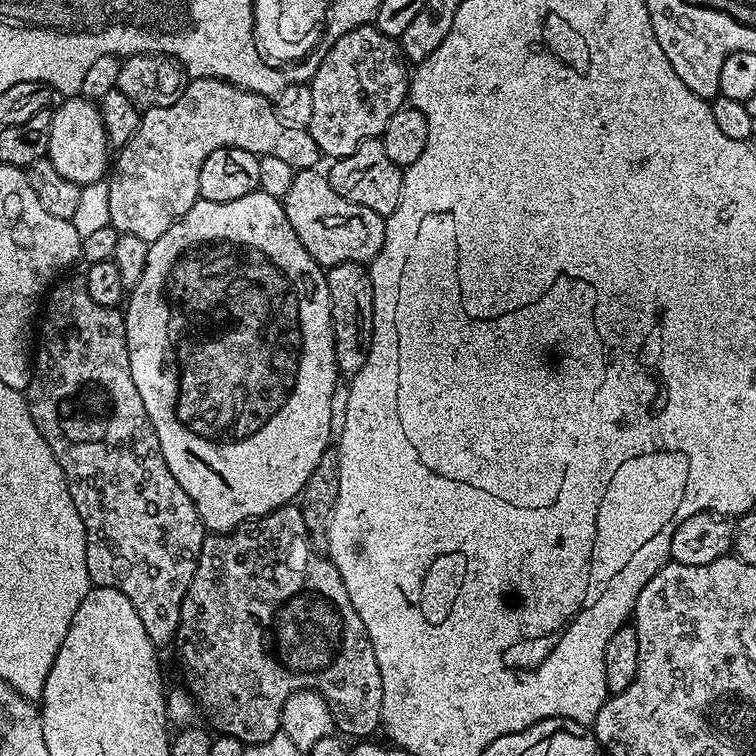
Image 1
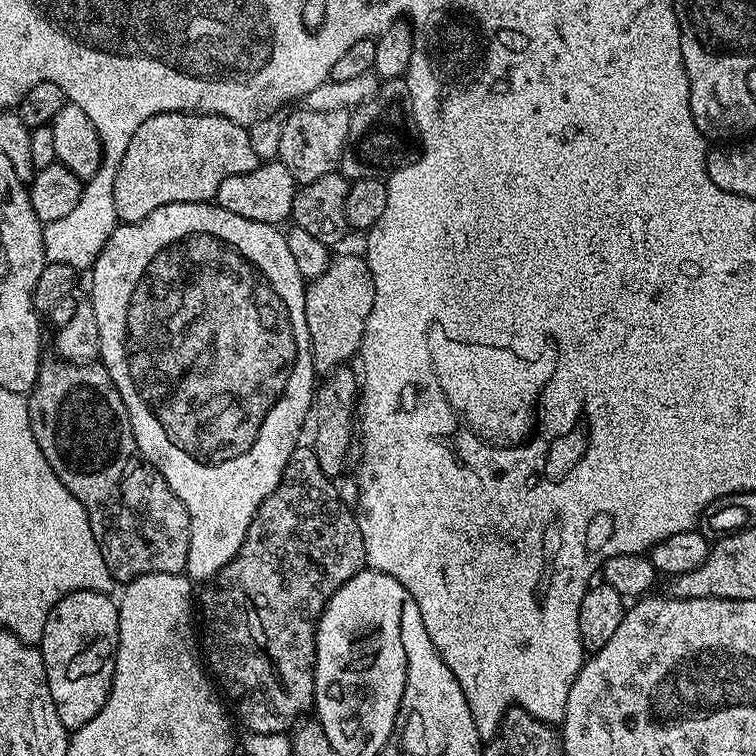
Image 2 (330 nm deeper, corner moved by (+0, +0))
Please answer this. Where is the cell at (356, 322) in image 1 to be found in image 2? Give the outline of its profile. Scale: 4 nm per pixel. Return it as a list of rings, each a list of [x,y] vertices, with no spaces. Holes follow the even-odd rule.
[[[341,366],[327,373],[317,383],[312,397],[311,419],[316,419],[312,428],[310,446],[318,454],[318,466],[333,478],[348,464],[350,442],[354,439],[354,425],[358,420],[358,397],[362,387],[355,367]]]

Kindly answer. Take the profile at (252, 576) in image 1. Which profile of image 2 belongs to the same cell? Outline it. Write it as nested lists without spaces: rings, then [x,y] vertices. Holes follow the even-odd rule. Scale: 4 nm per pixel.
[[[298,446],[294,454],[290,454],[290,462],[286,462],[286,470],[278,482],[278,486],[264,499],[262,506],[254,514],[250,526],[246,530],[246,538],[242,546],[234,554],[231,562],[203,585],[204,593],[198,596],[198,612],[204,615],[204,632],[202,628],[202,652],[206,657],[207,667],[222,693],[223,699],[230,705],[235,719],[245,724],[247,731],[258,734],[271,732],[287,733],[293,724],[303,715],[304,711],[313,707],[316,695],[314,694],[314,674],[316,673],[316,624],[320,620],[324,608],[330,598],[354,574],[358,574],[366,564],[366,546],[362,542],[362,530],[356,521],[356,512],[344,505],[340,492],[335,488],[333,477],[326,475],[318,466],[318,454],[314,454],[311,446]]]

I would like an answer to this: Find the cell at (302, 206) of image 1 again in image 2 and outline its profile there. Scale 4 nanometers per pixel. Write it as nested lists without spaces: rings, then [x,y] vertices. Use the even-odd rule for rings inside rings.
[[[336,256],[328,261],[328,268],[316,280],[307,281],[304,290],[306,302],[306,330],[310,334],[312,369],[327,374],[347,365],[360,351],[364,327],[374,306],[374,278],[367,259],[360,256]]]

